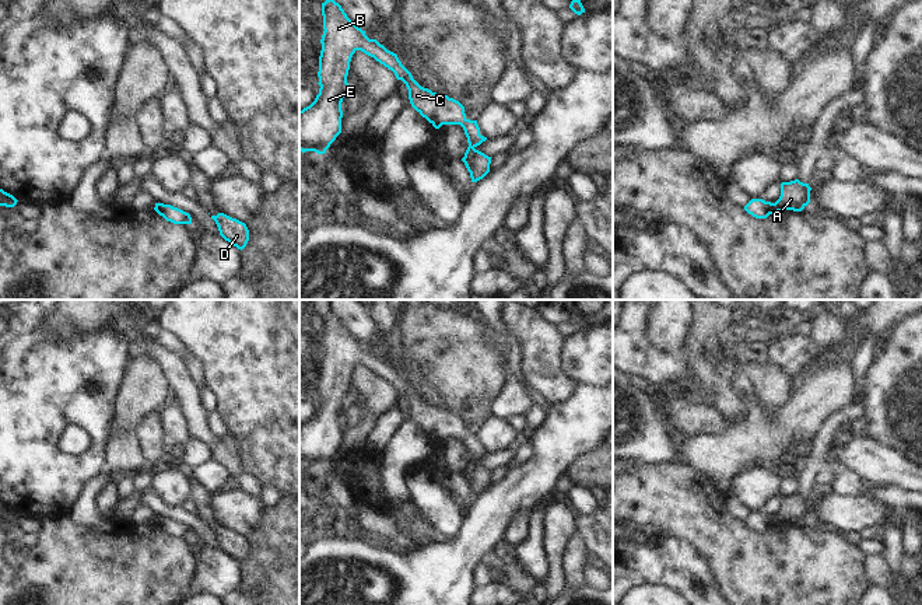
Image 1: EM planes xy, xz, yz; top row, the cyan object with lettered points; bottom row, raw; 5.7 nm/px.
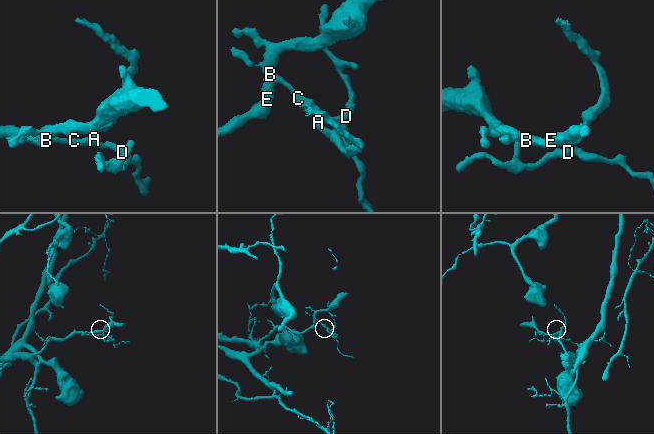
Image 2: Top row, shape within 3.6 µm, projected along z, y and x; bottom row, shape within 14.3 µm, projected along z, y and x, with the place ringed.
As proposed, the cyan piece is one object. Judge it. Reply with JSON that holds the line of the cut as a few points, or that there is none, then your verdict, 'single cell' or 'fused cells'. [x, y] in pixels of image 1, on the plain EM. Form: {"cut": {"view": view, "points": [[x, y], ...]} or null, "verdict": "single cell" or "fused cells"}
{"cut": {"view": "yz", "points": [[772, 517], [777, 525]]}, "verdict": "fused cells"}

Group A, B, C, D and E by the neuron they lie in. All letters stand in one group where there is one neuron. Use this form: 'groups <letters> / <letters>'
groups A / B C D E

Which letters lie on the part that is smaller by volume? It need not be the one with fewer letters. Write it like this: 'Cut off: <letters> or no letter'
Cut off: A

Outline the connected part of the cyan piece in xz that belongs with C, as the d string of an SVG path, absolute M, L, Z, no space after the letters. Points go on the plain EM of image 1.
M332 311L322 317L323 349L319 370L319 408L315 415L299 424L299 464L325 468L341 447L341 416L350 408L347 389L350 375L357 364L374 371L392 384L409 403L411 420L435 443L442 438L460 438L471 461L487 451L480 448L477 434L466 431L464 420L448 409L439 409L421 401L402 378L397 368L376 353L369 353Z

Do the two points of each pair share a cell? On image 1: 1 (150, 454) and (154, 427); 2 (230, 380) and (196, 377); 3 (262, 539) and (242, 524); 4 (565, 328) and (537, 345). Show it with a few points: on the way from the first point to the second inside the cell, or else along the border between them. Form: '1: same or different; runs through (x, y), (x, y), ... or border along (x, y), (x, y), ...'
1: same; runs through (151, 447), (151, 434)
2: different; border along (188, 352), (199, 360), (203, 369), (204, 384)
3: different; border along (265, 507), (255, 528), (246, 538)
4: different; border along (554, 325), (564, 339)

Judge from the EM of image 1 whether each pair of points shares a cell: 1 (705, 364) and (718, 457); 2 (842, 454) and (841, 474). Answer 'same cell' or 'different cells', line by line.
1: different cells
2: different cells

